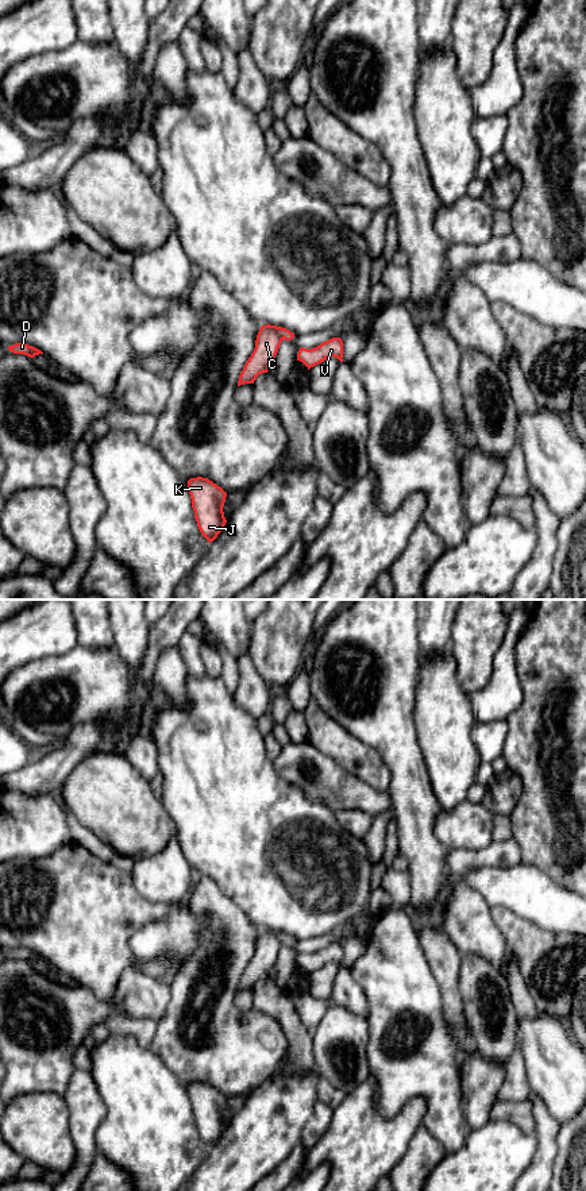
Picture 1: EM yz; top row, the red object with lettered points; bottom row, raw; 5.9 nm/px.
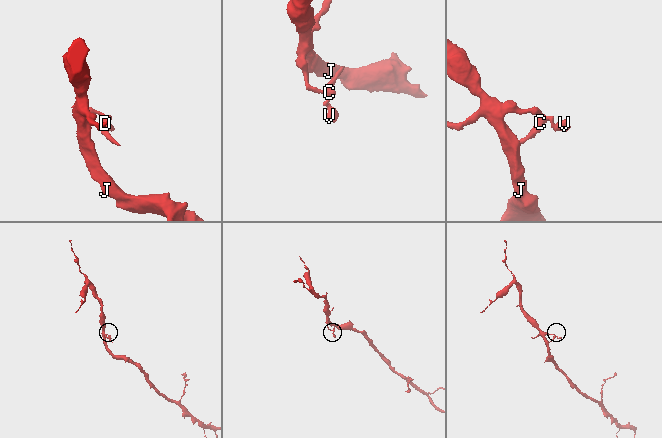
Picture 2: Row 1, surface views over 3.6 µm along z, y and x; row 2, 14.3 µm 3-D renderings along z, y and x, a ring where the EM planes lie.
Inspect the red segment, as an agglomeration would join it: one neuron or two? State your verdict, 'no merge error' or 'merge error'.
merge error

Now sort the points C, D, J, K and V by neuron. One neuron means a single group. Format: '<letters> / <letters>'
C / D J K V

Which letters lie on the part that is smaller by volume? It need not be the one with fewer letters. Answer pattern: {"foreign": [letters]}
{"foreign": ["C"]}

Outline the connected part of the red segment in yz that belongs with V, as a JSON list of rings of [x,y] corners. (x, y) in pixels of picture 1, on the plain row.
[[[332,943],[311,955],[301,952],[297,959],[297,965],[302,967],[309,975],[331,961],[343,967],[343,947],[340,943]]]

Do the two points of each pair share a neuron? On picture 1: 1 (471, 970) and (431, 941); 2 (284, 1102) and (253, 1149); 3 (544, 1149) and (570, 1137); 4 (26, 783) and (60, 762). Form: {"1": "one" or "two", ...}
{"1": "one", "2": "one", "3": "two", "4": "one"}

